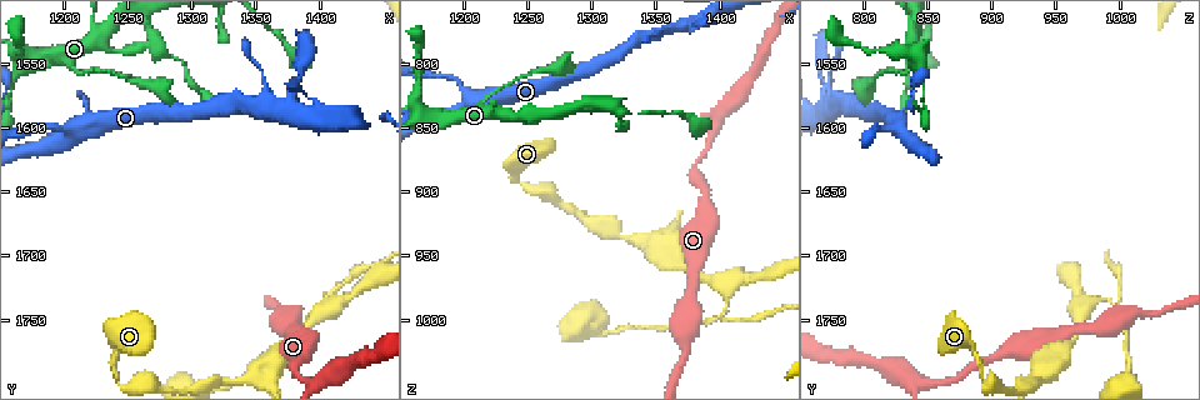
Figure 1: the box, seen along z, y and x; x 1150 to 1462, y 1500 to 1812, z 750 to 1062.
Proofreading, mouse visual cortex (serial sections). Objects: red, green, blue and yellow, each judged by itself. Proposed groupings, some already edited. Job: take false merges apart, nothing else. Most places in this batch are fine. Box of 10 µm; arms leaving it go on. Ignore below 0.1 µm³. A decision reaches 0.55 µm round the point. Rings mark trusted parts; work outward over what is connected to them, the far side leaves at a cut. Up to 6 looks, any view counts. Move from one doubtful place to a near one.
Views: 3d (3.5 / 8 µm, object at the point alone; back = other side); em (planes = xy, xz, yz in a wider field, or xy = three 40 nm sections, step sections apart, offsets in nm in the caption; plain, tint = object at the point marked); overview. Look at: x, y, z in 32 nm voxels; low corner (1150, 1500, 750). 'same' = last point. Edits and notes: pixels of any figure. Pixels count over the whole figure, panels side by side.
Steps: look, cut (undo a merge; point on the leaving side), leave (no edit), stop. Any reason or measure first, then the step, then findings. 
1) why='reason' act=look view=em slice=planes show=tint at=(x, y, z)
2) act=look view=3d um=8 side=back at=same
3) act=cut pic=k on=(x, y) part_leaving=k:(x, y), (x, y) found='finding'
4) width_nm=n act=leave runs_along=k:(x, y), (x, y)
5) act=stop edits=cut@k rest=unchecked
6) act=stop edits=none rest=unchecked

why='three arms meet' act=look view=3d um=3.5 at=(1206, 1602, 826)

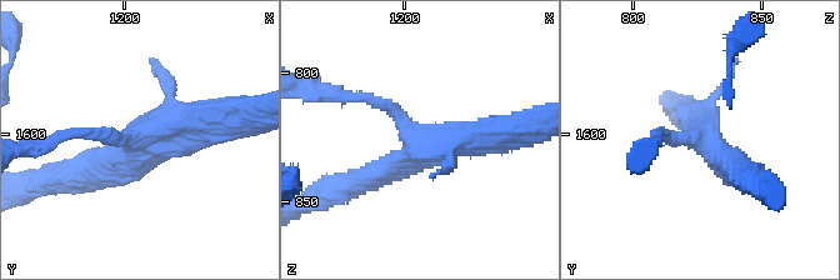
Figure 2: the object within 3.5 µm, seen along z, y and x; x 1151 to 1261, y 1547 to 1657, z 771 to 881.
why='now the EM' act=look view=em slice=planes show=tint at=(1207, 1601, 828)

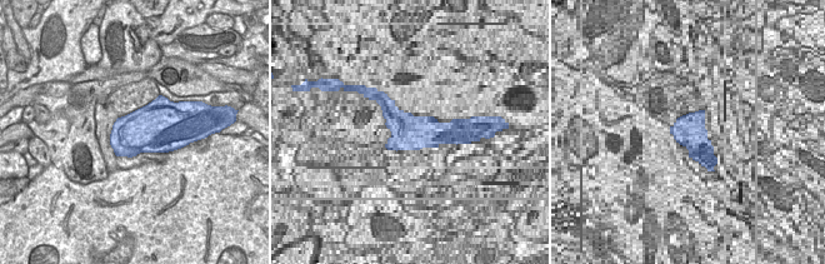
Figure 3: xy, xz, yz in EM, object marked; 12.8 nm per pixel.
act=leave runs_along=2:(221, 119), (151, 130), (79, 176) found='one cell here'

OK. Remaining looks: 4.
why='sudden change in width' act=look view=3d um=3.5 side=back at=(1174, 1542, 842)

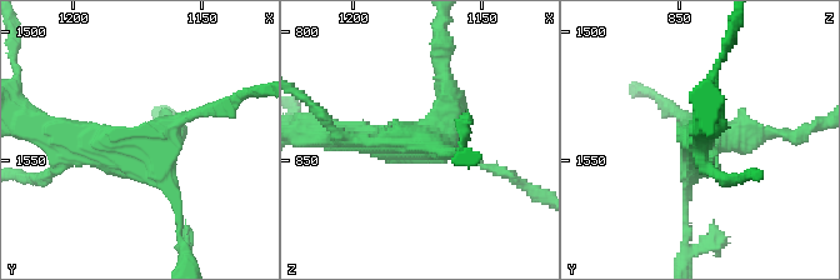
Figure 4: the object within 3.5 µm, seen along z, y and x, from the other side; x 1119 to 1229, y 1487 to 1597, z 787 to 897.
why='need the tissue' act=look view=em slice=xy step=1 show=tint at=(1172, 1545, 841)

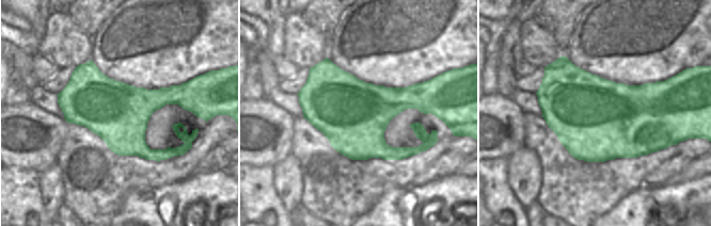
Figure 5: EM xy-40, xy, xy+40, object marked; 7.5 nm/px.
width_nm=500 act=leave runs_along=4:(333, 136), (421, 143), (449, 114), (444, 65) found='one cell here'

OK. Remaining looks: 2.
act=stop edits=none rest=unchecked

